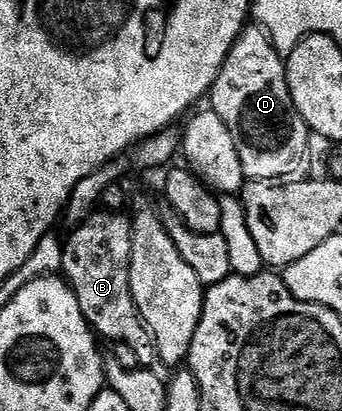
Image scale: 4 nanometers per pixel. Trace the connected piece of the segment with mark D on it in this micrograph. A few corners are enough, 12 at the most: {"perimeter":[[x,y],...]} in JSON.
{"perimeter":[[245,25],[210,91],[245,179],[284,180],[310,131],[267,30]]}

